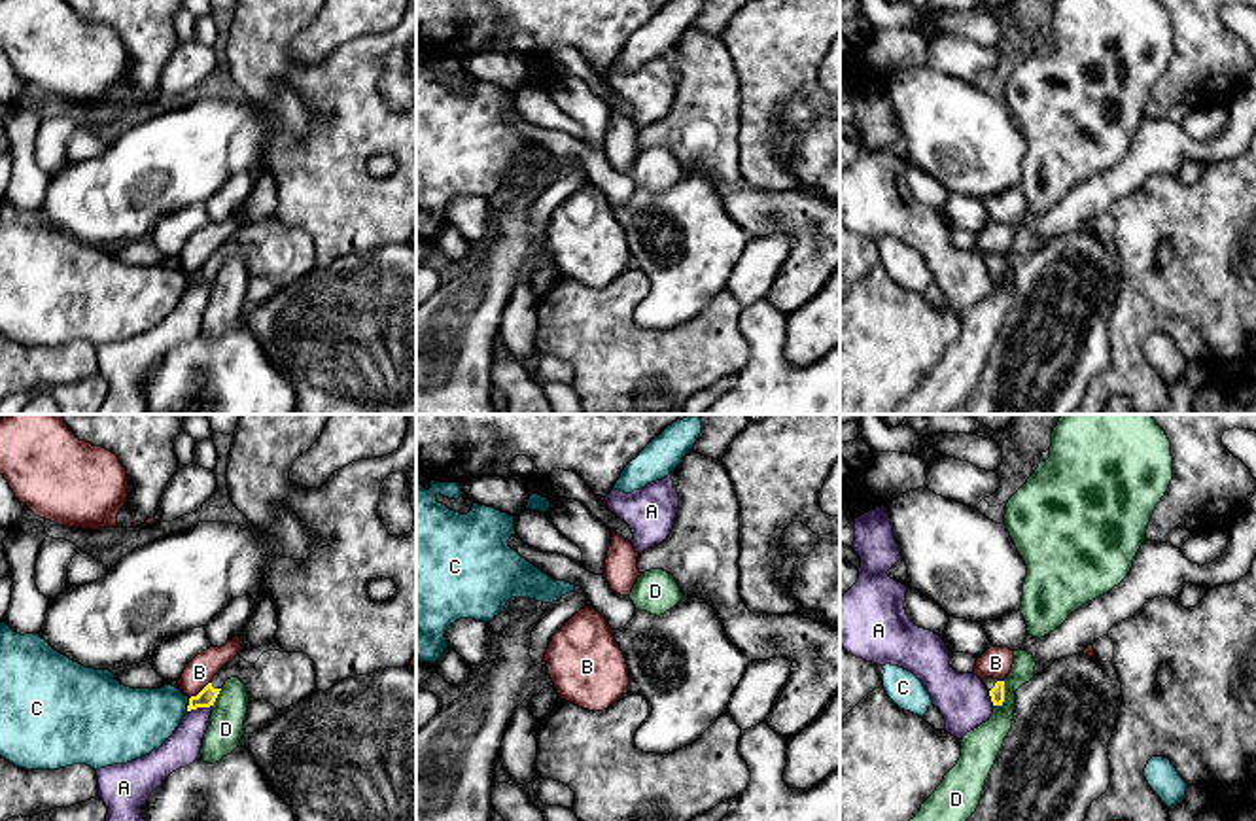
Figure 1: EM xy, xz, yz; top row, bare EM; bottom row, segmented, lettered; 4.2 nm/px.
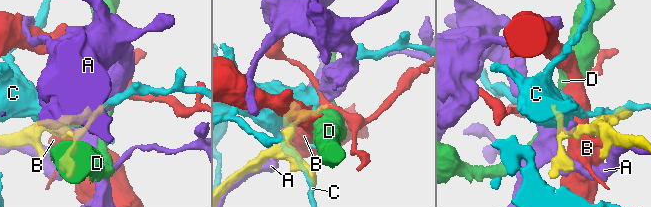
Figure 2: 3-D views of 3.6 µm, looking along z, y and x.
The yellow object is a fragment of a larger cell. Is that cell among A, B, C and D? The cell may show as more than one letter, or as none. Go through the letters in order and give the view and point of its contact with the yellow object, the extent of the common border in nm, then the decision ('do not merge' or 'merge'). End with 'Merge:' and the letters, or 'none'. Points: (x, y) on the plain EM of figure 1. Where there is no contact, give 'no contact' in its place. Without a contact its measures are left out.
A: contact xy (199, 282); length 110 nm; do not merge
B: contact xy (201, 267); length 120 nm; do not merge
C: contact xy (190, 280); length 60 nm; do not merge
D: contact yz (1003, 271); length 130 nm; do not merge
Merge: none

